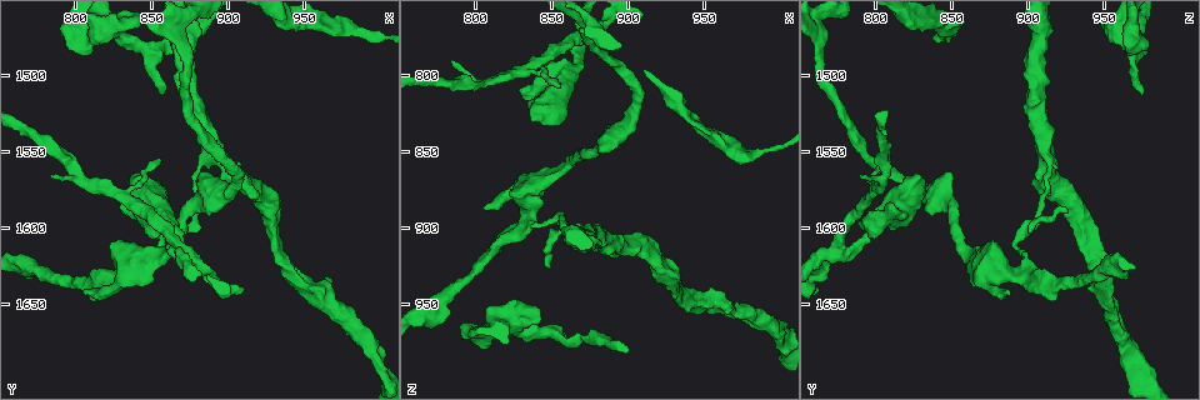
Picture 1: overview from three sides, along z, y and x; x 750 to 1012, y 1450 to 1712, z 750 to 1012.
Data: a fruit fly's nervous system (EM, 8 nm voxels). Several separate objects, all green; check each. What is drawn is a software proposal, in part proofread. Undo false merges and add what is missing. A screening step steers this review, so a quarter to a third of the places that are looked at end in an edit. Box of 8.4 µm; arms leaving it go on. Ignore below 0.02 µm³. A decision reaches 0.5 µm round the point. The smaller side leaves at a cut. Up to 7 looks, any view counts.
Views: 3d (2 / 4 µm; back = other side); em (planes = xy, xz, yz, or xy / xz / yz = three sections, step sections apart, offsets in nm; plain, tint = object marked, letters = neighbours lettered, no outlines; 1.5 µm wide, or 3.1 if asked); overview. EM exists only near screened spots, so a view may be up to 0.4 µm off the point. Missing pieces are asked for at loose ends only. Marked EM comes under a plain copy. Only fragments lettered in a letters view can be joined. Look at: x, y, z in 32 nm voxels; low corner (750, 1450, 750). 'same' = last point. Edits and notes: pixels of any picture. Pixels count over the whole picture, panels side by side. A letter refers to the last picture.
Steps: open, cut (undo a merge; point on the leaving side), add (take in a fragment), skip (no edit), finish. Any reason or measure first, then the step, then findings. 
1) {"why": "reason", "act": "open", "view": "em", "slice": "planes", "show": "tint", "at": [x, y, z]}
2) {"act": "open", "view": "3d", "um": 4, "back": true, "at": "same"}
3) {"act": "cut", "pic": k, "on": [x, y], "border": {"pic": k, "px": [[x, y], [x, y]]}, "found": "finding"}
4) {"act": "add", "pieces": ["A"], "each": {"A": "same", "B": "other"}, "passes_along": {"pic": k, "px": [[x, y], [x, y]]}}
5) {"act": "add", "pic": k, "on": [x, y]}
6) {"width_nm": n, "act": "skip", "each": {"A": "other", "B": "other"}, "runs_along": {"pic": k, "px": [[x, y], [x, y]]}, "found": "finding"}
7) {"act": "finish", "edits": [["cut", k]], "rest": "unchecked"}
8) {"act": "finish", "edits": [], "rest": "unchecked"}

{"why": "an open end", "act": "open", "view": "3d", "um": 2, "at": [856, 1510, 976]}

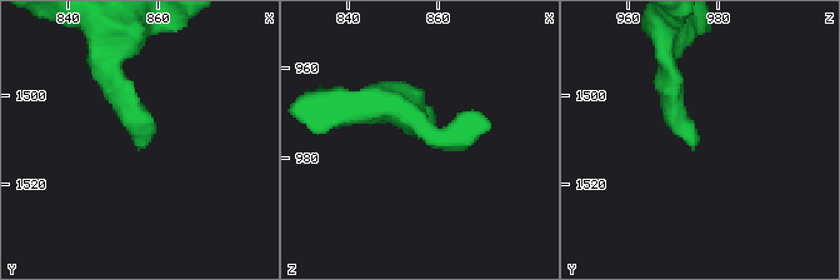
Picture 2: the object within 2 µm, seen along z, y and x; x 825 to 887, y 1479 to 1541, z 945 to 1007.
{"act": "open", "view": "em", "slice": "xz", "step": 4, "show": "letters", "at": [857, 1511, 976]}

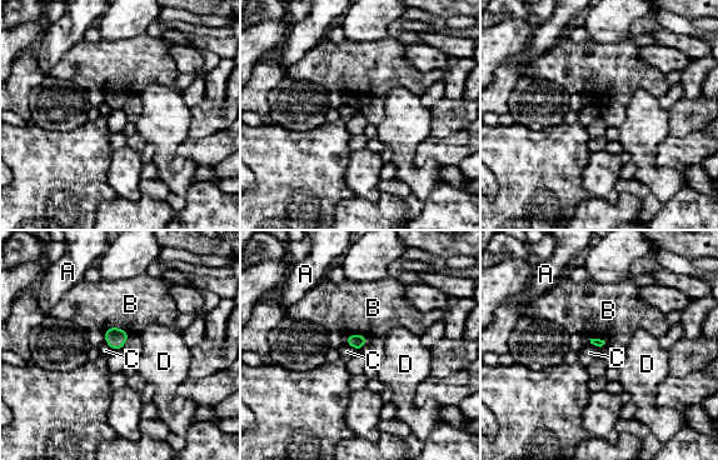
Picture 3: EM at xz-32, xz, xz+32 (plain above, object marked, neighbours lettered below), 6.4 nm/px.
{"why": "another direction", "act": "open", "view": "em", "slice": "planes", "show": "letters", "at": "same"}

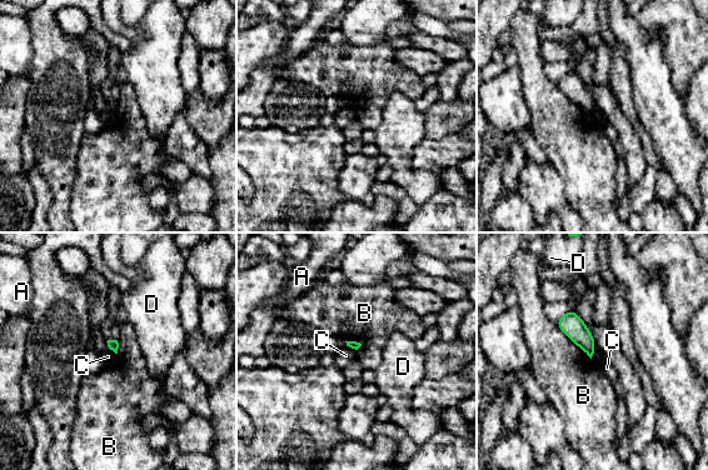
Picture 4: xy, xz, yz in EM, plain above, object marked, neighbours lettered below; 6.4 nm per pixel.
{"act": "skip", "each": {"A": "other", "B": "other", "C": "other", "D": "other"}, "border": {"pic": 4, "px": [[105, 341], [115, 354]]}, "found": "no lettered fragment goes on from it"}

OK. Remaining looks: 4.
{"why": "sudden change in width", "act": "open", "view": "em", "slice": "planes", "show": "letters", "at": [842, 1570, 822]}

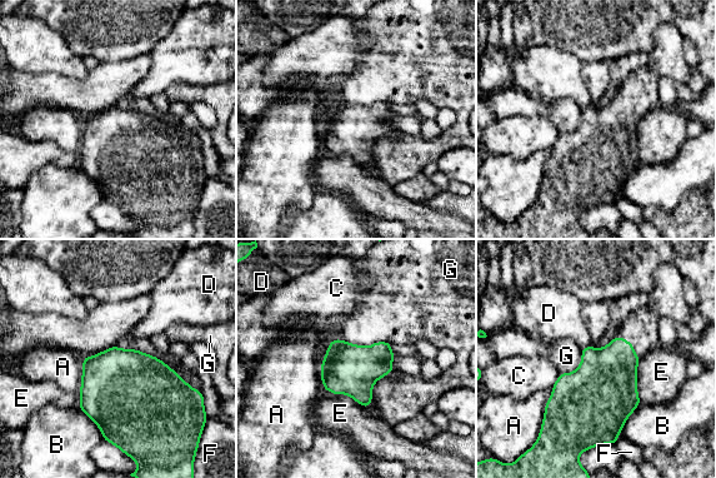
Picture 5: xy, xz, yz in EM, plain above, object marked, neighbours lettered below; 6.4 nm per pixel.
{"act": "skip", "each": {"A": "other", "B": "other", "C": "other", "D": "other", "E": "other", "F": "other", "G": "other"}, "border": {"pic": 5, "px": [[338, 338], [362, 345], [392, 343]]}, "found": "continuous, no second cell"}

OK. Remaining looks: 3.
{"why": "side arm on a straight run", "act": "open", "view": "3d", "um": 4, "at": [870, 1618, 772]}

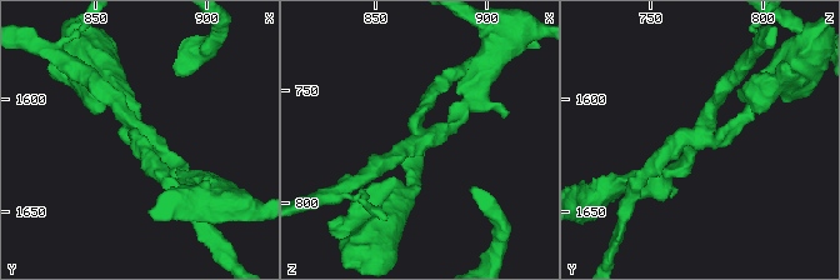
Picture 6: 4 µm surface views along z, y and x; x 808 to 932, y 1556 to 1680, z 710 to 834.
{"why": "now the EM", "act": "open", "view": "em", "slice": "planes", "show": "letters", "at": [871, 1616, 773]}

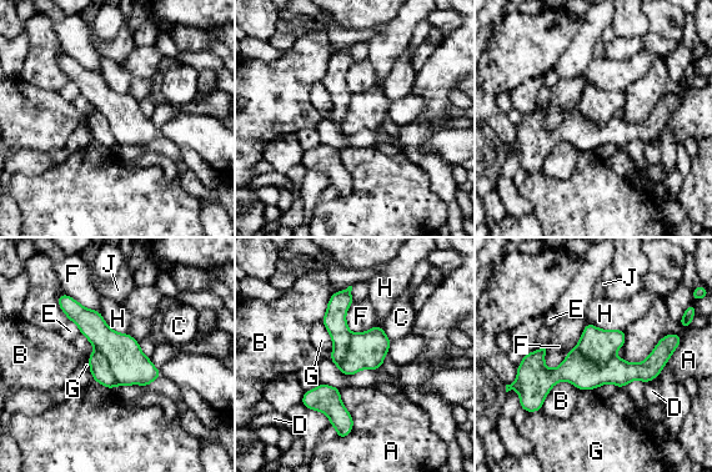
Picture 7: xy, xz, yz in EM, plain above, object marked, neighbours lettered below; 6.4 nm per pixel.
{"width_nm": 260, "act": "cut", "pic": 7, "on": [596, 345], "each": {"A": "other", "B": "other", "C": "other", "D": "other", "E": "other", "F": "other", "G": "other", "H": "other", "J": "other"}, "border": {"pic": 7, "px": [[575, 347], [598, 365], [613, 356]]}, "found": "two cells meet here"}

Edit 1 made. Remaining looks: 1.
{"act": "finish", "edits": [["cut", 7]], "rest": "unchecked"}

